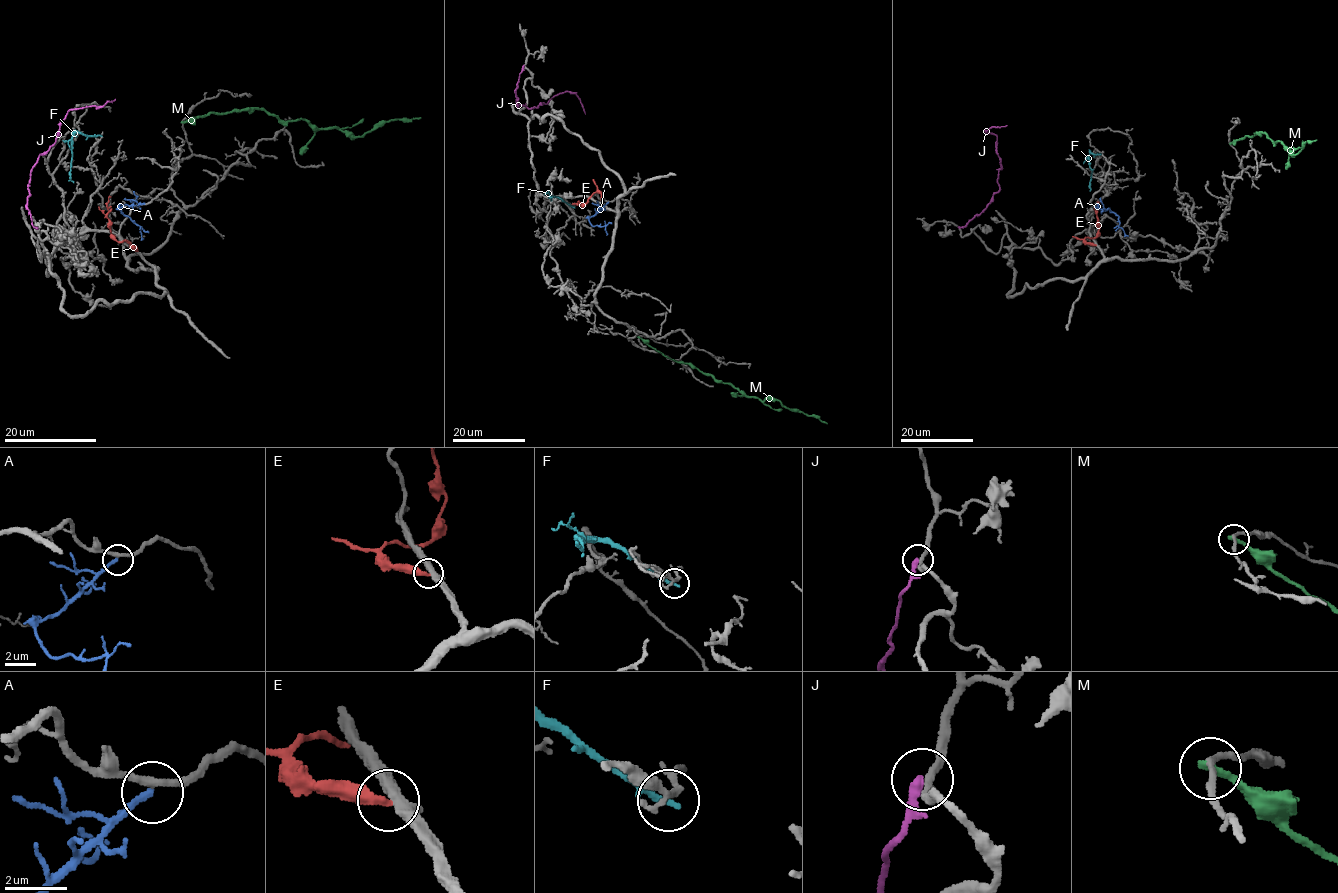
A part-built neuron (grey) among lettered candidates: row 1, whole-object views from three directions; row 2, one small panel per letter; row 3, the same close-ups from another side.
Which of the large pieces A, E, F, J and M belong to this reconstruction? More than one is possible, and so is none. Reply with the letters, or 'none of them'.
none of them

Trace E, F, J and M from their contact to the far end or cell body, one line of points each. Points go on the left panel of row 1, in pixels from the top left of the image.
E: (136, 250), (128, 242), (118, 242), (111, 233), (107, 217), (110, 196)
F: (100, 135), (86, 136), (78, 133), (72, 137), (70, 179), (73, 182)
J: (37, 228), (32, 224), (27, 207), (32, 167), (54, 143), (59, 123), (70, 110), (101, 106), (115, 99)
M: (183, 122), (208, 113), (260, 108), (282, 121), (300, 119), (362, 136), (391, 120), (421, 118)

